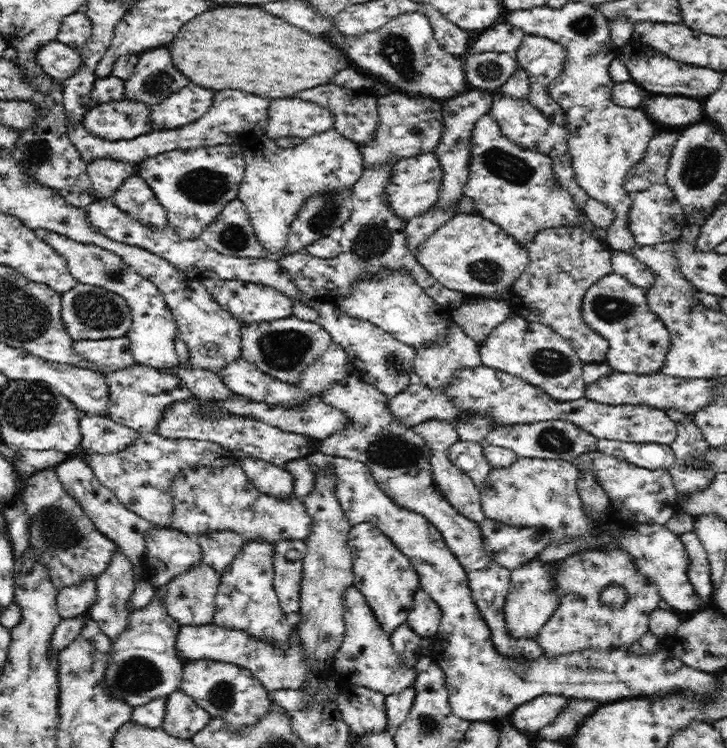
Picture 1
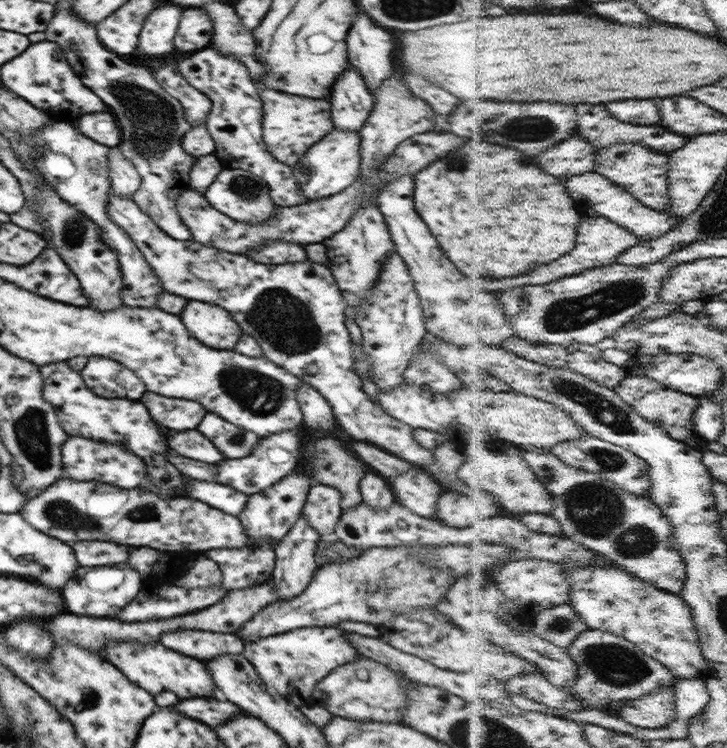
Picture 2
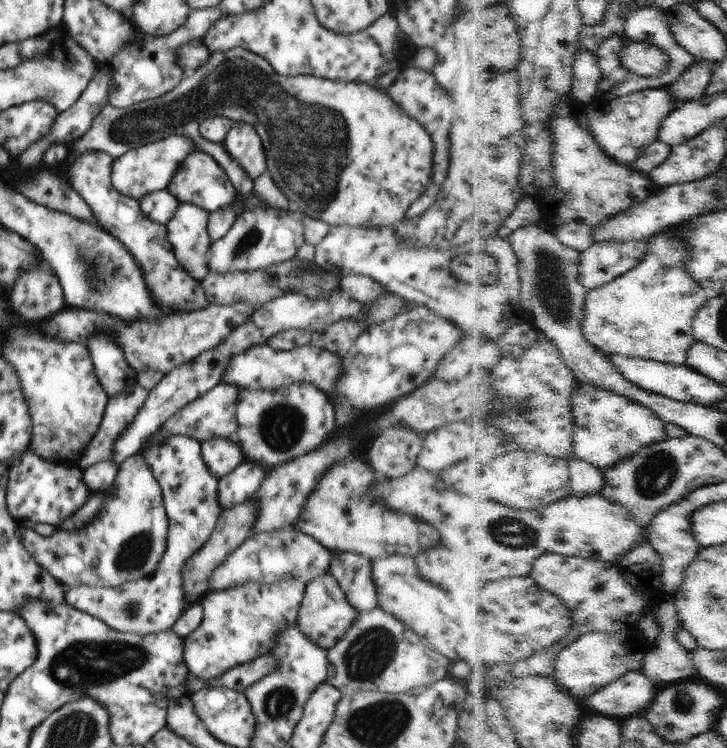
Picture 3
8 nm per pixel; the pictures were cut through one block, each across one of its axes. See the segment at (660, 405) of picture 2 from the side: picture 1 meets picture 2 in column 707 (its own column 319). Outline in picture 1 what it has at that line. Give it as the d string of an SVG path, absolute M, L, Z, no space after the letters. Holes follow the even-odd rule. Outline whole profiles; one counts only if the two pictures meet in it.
M176 403L171 410L164 415L157 431L160 434L178 438L211 440L220 443L226 449L242 449L252 456L280 465L287 460L300 457L310 457L319 451L320 441L316 437L306 433L290 432L279 429L276 426L262 423L258 419L250 419L244 416L222 415L214 419L201 419L195 411L193 403Z

